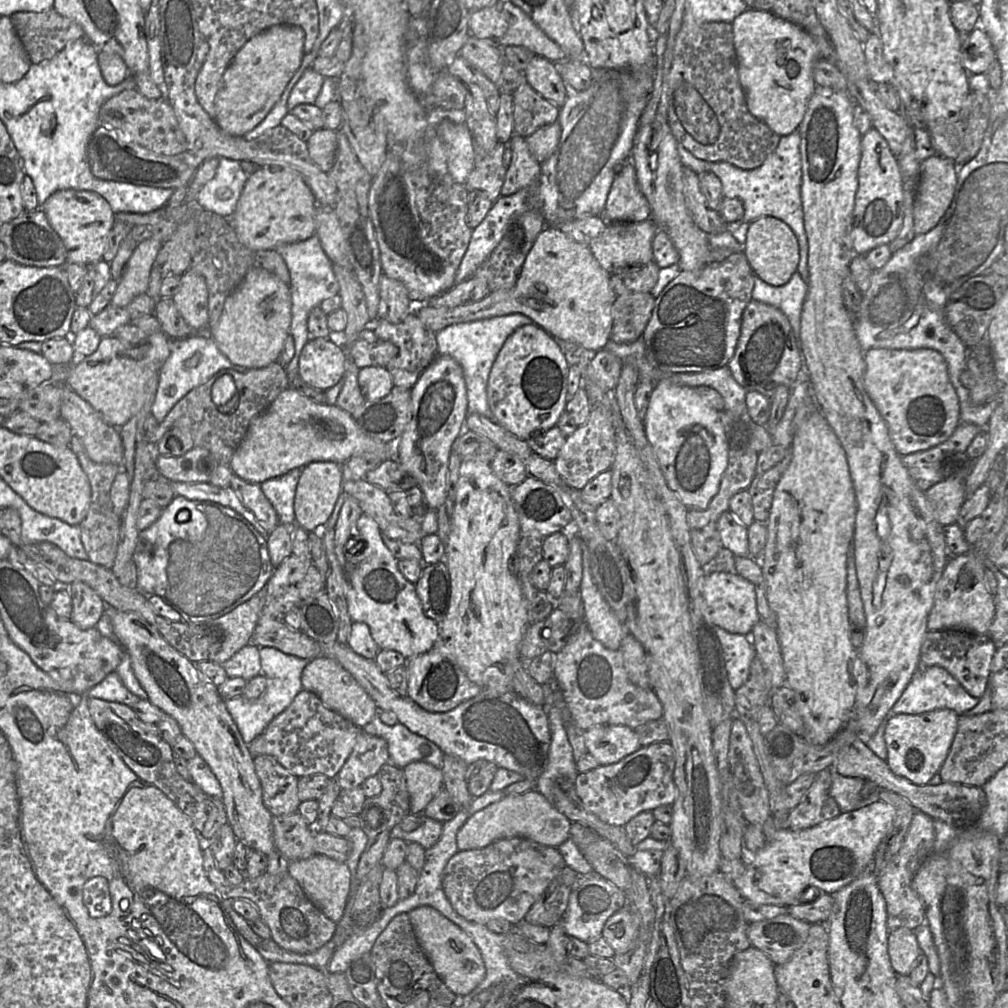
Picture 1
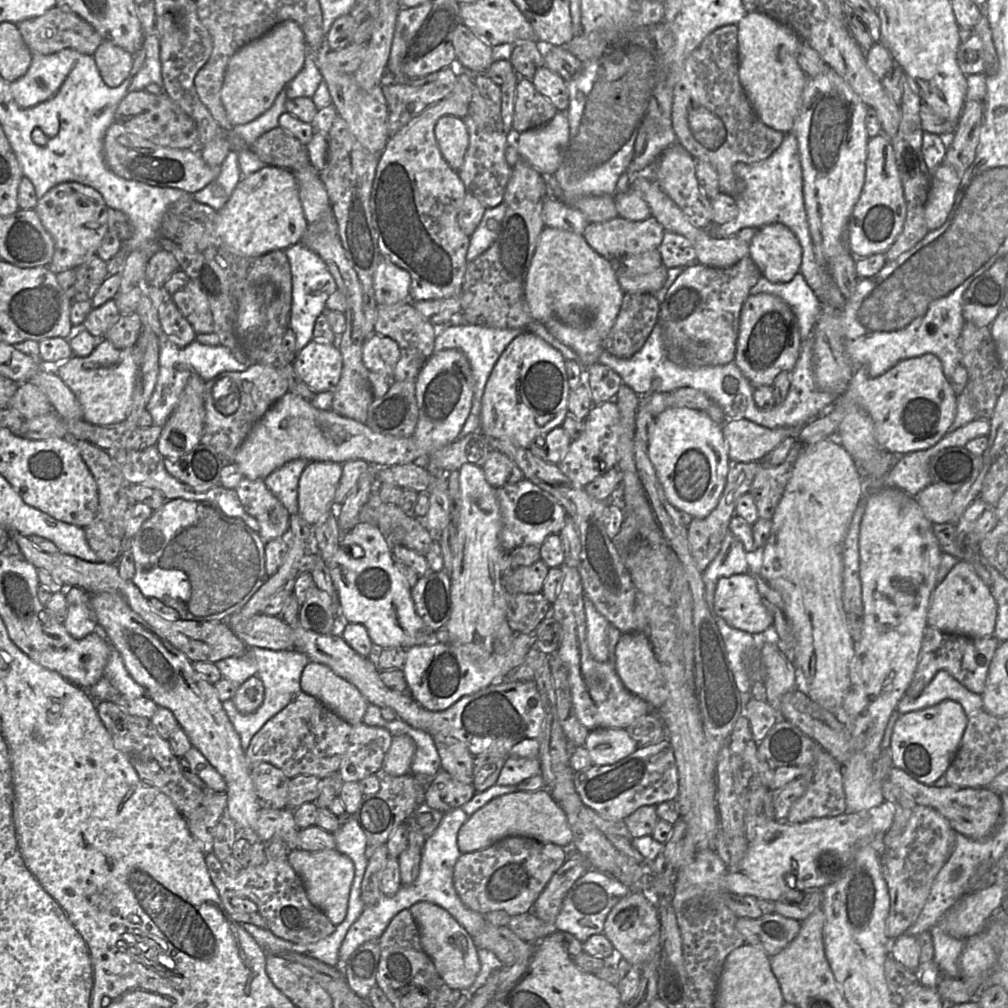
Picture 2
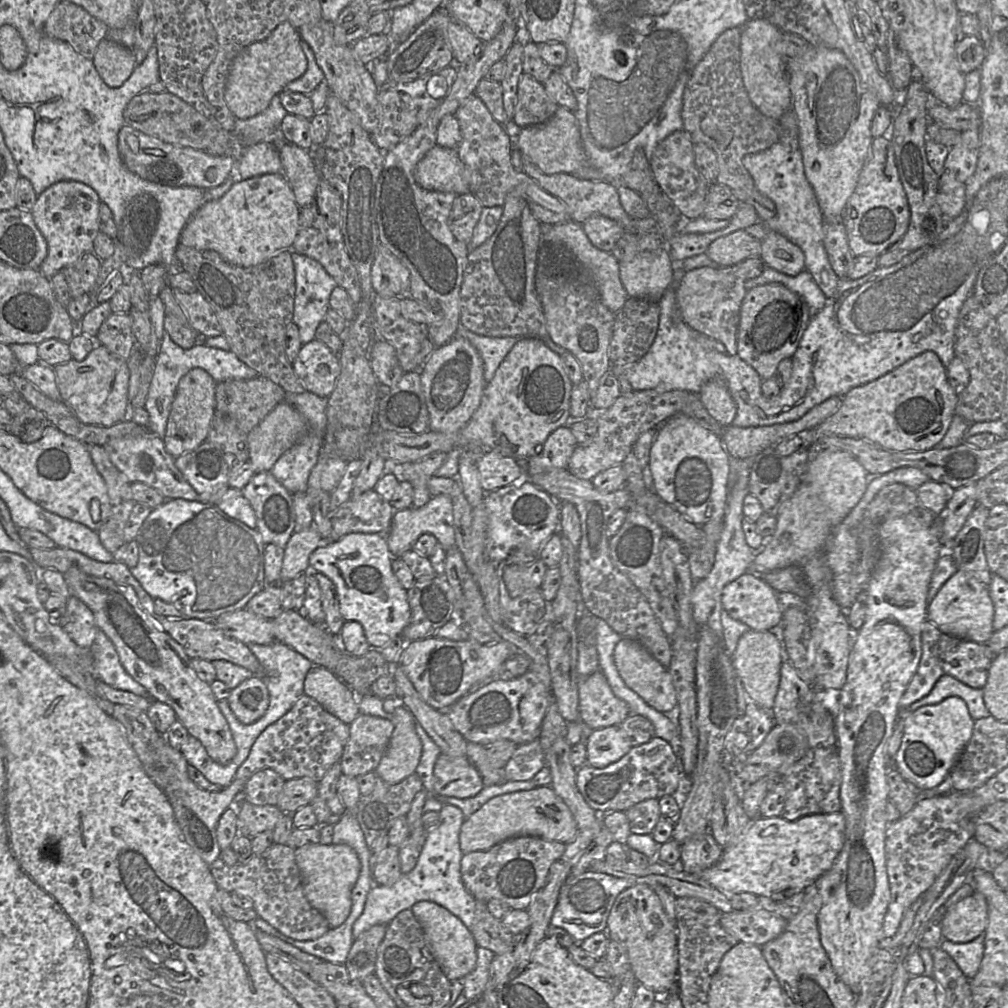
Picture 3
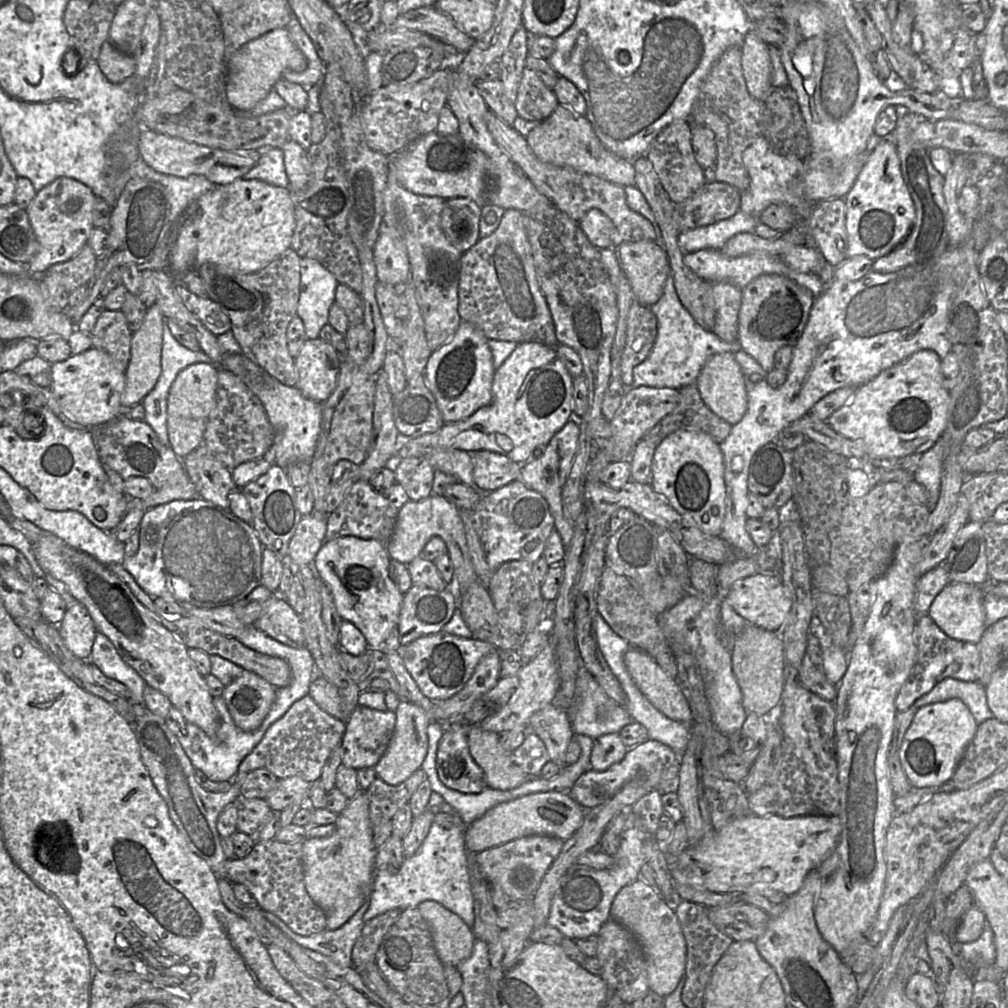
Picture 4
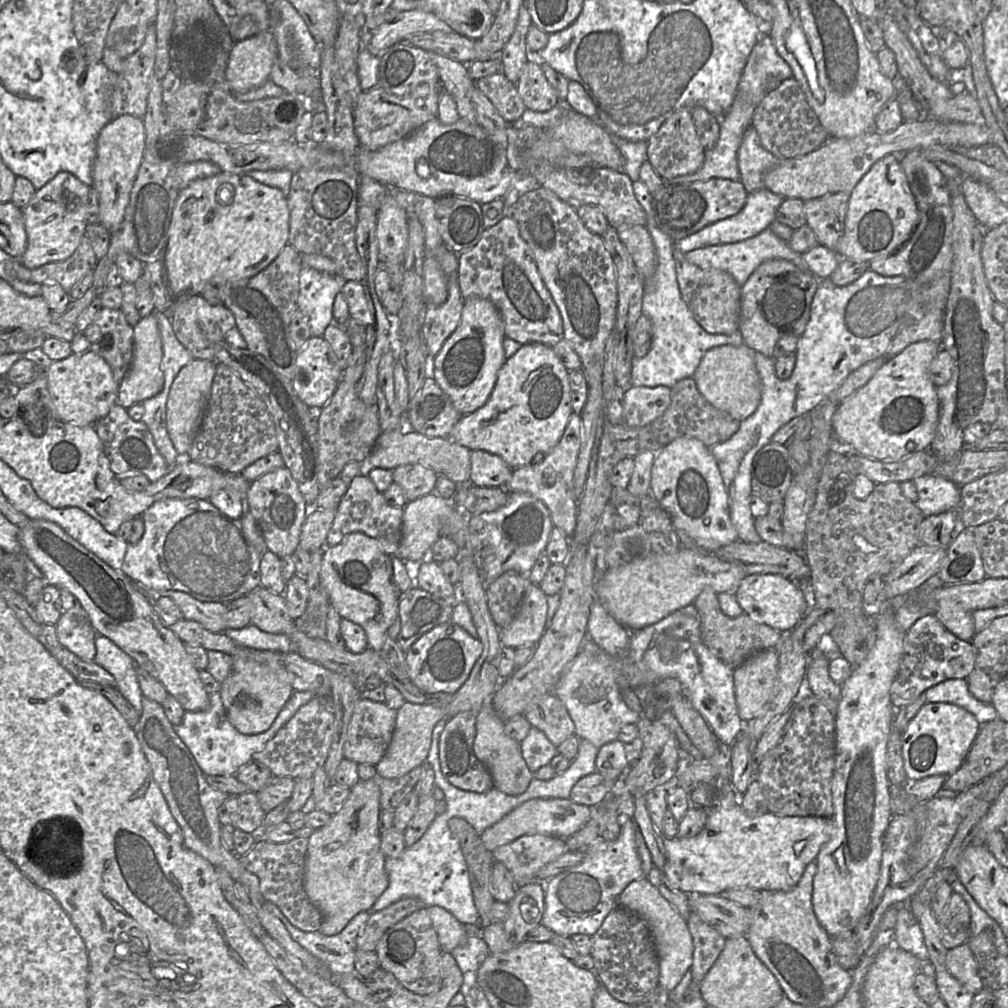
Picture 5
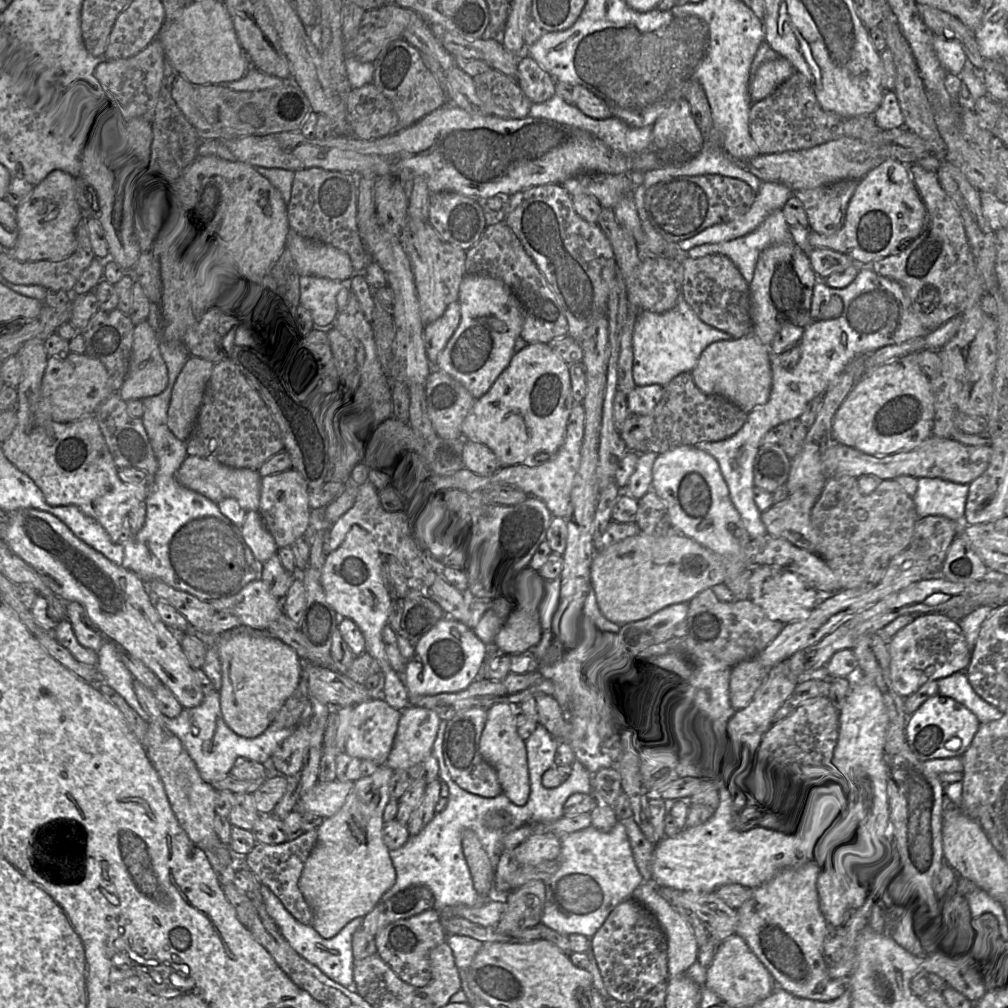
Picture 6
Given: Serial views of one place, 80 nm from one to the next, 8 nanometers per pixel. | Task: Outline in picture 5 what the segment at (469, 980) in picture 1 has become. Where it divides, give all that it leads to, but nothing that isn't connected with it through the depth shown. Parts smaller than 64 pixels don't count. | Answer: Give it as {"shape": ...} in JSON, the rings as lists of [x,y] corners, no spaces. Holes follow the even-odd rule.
{"shape":[[[425,906],[437,933],[442,952],[451,953],[467,938],[465,925],[459,922],[449,911],[439,906]]]}

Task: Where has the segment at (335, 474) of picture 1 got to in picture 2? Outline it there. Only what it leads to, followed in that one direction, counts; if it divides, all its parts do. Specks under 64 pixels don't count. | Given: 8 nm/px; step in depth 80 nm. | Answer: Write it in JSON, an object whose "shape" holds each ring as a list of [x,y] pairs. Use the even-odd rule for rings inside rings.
{"shape":[[[310,462],[303,471],[298,488],[298,514],[312,527],[333,509],[342,464],[335,462]]]}

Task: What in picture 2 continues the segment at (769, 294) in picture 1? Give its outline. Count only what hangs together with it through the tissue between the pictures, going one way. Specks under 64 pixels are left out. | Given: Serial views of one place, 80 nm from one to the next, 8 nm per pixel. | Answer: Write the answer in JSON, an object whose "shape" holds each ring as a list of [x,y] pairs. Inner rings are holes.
{"shape":[[[801,272],[795,274],[792,280],[786,283],[774,283],[761,275],[757,283],[750,289],[750,295],[759,293],[770,293],[781,297],[797,317],[801,341],[812,337],[822,304],[808,286]]]}

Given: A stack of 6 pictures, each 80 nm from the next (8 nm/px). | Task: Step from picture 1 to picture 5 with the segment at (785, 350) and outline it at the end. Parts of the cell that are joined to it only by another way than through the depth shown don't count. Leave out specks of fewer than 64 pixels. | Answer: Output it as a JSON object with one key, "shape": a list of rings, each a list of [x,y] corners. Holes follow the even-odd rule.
{"shape":[[[771,259],[760,264],[741,287],[741,314],[738,332],[743,343],[754,351],[773,357],[777,341],[787,335],[800,336],[809,321],[818,277],[784,259]]]}

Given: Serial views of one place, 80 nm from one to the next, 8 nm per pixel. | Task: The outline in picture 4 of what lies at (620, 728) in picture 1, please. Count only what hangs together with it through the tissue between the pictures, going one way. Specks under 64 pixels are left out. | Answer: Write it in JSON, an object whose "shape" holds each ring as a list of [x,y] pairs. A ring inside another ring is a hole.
{"shape":[[[619,733],[605,734],[596,738],[590,756],[592,769],[607,770],[611,765],[623,760],[629,749],[622,742]]]}

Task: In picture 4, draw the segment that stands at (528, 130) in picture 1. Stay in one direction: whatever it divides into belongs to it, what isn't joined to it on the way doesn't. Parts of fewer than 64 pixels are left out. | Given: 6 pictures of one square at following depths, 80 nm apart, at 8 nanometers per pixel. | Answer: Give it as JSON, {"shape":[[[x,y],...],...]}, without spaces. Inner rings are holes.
{"shape":[[[525,67],[515,101],[518,117],[542,122],[554,112],[558,104],[553,90],[533,70]]]}

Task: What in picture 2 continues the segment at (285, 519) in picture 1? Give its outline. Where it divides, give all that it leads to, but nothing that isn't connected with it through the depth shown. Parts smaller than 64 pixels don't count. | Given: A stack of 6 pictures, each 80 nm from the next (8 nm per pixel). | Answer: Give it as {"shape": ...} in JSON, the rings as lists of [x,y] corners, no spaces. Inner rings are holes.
{"shape":[[[292,460],[264,479],[267,488],[285,506],[290,515],[298,513],[298,488],[300,477],[311,461]]]}

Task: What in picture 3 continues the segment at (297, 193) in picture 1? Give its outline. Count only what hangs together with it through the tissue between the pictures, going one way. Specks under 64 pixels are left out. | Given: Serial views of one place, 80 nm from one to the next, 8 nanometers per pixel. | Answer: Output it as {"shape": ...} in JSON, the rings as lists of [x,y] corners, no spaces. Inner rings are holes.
{"shape":[[[283,173],[263,174],[255,176],[247,180],[235,182],[232,187],[219,199],[202,204],[197,211],[191,216],[185,227],[183,228],[179,243],[192,247],[197,250],[213,250],[217,252],[223,259],[230,264],[240,267],[250,267],[260,264],[261,262],[279,254],[284,250],[291,250],[293,242],[298,232],[298,219],[300,207],[297,205],[294,193]]]}

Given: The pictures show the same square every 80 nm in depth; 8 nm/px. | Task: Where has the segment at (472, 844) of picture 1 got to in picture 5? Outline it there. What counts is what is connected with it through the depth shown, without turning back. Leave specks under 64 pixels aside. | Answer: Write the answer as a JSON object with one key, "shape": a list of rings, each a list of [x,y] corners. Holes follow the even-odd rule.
{"shape":[[[570,798],[529,799],[485,829],[480,839],[489,851],[509,844],[525,835],[548,835],[568,839],[577,833],[592,815],[592,808],[577,804]]]}

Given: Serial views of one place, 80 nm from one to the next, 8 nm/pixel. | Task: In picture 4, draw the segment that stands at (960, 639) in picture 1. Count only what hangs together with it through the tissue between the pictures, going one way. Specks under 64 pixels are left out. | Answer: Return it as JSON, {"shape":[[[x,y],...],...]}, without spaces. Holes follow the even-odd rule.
{"shape":[[[923,616],[917,621],[914,627],[914,639],[917,656],[906,681],[896,696],[897,711],[907,710],[917,699],[930,692],[945,678],[967,682],[979,680],[981,657],[976,644],[949,637],[929,616]]]}

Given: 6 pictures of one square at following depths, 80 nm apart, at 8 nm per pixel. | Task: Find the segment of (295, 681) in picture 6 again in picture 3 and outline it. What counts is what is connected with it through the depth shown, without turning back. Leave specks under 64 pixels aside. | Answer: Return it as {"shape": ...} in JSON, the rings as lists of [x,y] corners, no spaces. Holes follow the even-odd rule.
{"shape":[[[252,676],[232,689],[227,699],[236,718],[245,725],[256,722],[269,706],[269,692],[260,676]]]}

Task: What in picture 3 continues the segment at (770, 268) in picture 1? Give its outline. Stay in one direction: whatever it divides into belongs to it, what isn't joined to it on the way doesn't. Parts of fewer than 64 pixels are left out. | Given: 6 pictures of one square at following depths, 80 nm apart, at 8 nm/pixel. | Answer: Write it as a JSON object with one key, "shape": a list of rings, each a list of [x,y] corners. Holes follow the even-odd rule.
{"shape":[[[768,230],[761,245],[760,258],[765,265],[790,276],[805,270],[803,251],[784,235]]]}

